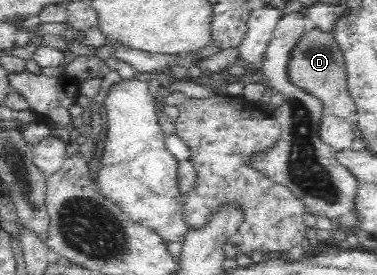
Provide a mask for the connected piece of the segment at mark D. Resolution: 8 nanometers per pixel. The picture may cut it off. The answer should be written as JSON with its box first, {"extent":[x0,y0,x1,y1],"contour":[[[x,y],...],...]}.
{"extent":[288,28,356,119],"contour":[[[317,28],[306,32],[296,48],[293,48],[288,68],[289,81],[317,97],[323,103],[325,114],[354,119],[356,104],[348,92],[345,60],[334,40],[333,32],[320,32]]]}

